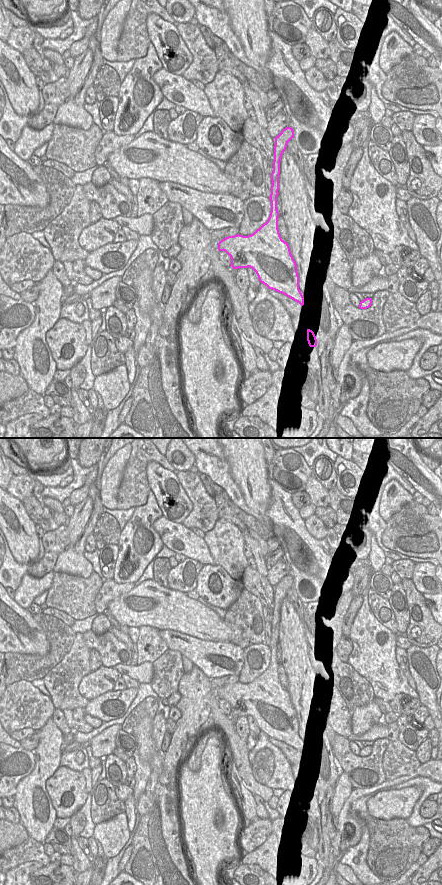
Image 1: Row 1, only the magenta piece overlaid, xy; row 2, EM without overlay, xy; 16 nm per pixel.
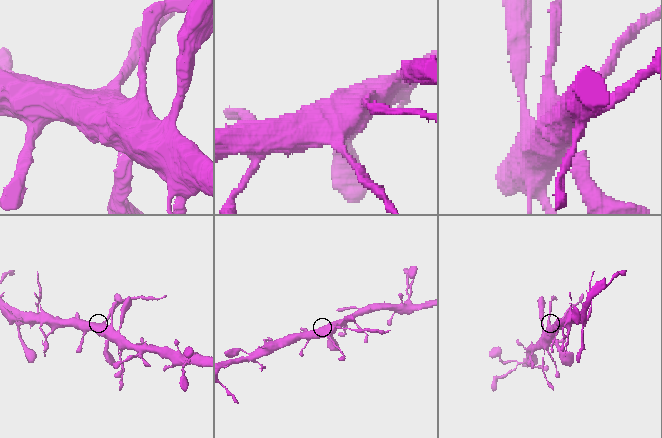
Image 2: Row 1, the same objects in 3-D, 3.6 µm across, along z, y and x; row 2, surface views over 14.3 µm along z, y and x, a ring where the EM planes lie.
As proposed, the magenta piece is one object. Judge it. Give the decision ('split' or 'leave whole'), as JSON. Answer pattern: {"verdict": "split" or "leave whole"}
{"verdict": "split"}

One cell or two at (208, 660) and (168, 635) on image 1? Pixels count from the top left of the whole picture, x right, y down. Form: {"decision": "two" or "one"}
{"decision": "one"}

